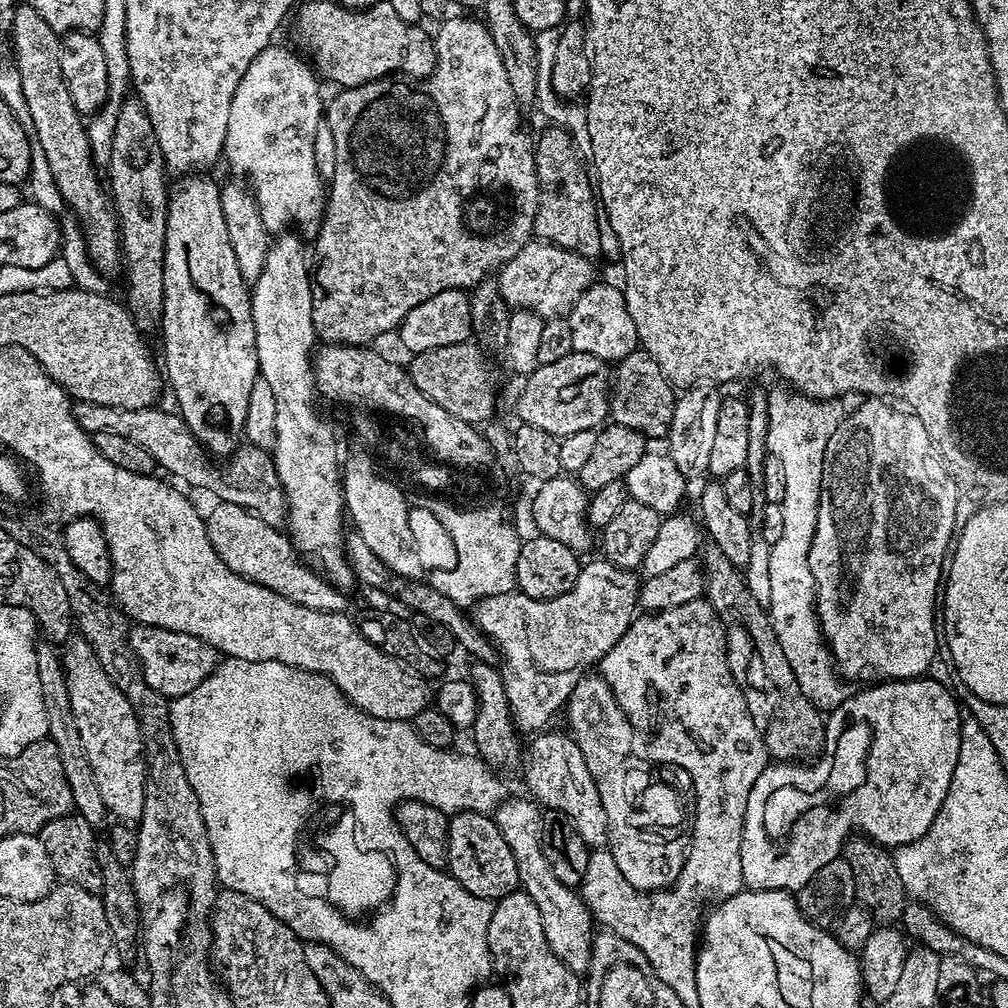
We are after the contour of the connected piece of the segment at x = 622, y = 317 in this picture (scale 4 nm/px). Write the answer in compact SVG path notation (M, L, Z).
M593 283L576 300L572 311L566 316L569 322L572 351L582 354L594 354L605 362L619 362L626 354L637 351L636 327L630 310L626 310L623 291L612 284Z

